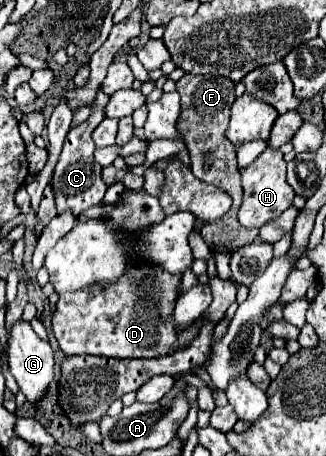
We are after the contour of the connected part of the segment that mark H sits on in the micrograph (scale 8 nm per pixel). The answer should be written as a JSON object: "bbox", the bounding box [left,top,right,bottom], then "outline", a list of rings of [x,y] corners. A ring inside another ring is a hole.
{"bbox":[238,149,296,229],"outline":[[[264,149],[256,161],[240,171],[242,173],[242,187],[244,187],[244,197],[242,197],[242,205],[238,211],[238,221],[240,225],[248,227],[248,229],[260,229],[266,223],[278,219],[290,205],[292,199],[296,197],[294,189],[290,187],[290,183],[286,181],[286,161],[280,149]]]}

